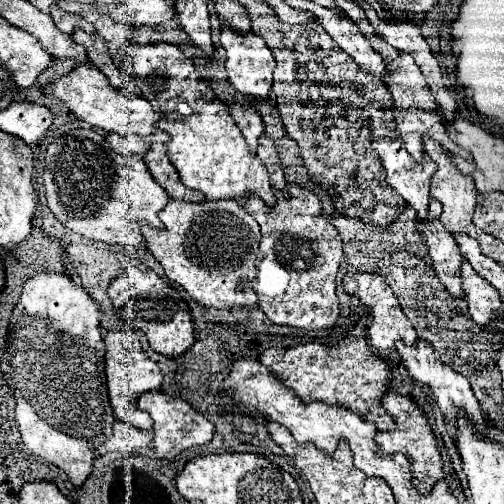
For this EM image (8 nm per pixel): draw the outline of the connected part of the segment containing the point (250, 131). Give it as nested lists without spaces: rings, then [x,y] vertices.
[[[232,104],[230,106],[230,114],[236,122],[236,126],[242,130],[246,142],[248,142],[248,148],[250,152],[254,154],[256,152],[256,146],[258,146],[258,138],[260,134],[264,132],[264,124],[262,124],[262,118],[258,116],[258,112],[254,112],[252,108],[242,108],[238,104]]]

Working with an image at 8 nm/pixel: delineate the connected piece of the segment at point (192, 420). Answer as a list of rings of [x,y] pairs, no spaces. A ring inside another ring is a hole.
[[[148,392],[142,394],[138,400],[138,408],[148,412],[154,420],[154,450],[160,458],[174,458],[176,454],[180,454],[186,448],[192,446],[204,446],[212,440],[214,434],[214,426],[200,414],[196,412],[188,402],[168,396],[164,392]]]

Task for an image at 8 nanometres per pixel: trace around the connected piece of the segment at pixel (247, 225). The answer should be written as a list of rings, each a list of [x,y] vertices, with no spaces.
[[[170,200],[168,206],[158,214],[164,222],[162,230],[150,228],[144,224],[142,234],[146,238],[148,250],[160,260],[166,276],[178,282],[200,306],[204,308],[236,308],[236,294],[254,294],[252,282],[256,276],[256,250],[260,244],[260,228],[256,220],[246,212],[246,208],[234,200],[218,202],[182,202]]]

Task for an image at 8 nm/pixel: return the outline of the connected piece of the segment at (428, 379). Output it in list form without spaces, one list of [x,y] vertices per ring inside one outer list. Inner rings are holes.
[[[416,342],[414,348],[408,348],[406,344],[396,344],[396,350],[398,350],[400,358],[402,358],[402,364],[404,364],[404,360],[406,360],[406,370],[408,370],[408,374],[410,374],[414,380],[426,384],[428,390],[434,394],[434,400],[436,400],[436,404],[440,406],[440,410],[442,410],[442,414],[444,414],[444,418],[446,418],[446,424],[450,426],[450,430],[452,430],[454,434],[456,434],[456,430],[458,430],[456,420],[458,420],[458,414],[460,414],[460,412],[466,412],[466,414],[468,414],[468,420],[472,420],[476,432],[480,432],[480,434],[484,434],[484,436],[488,434],[486,416],[484,416],[484,412],[482,412],[478,400],[474,398],[474,392],[472,392],[472,388],[470,388],[468,378],[464,378],[462,374],[458,374],[458,372],[454,372],[450,366],[446,366],[446,364],[436,356],[436,352],[432,350],[432,346],[426,344],[426,342]]]

